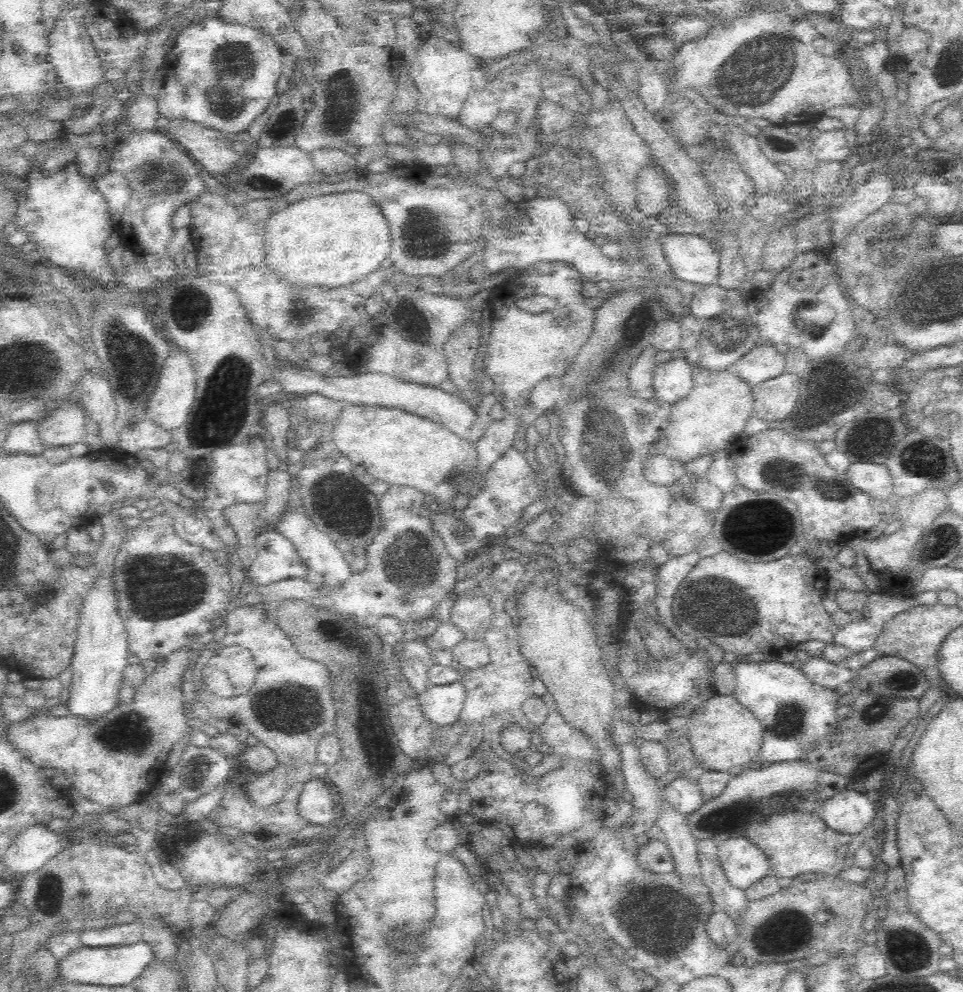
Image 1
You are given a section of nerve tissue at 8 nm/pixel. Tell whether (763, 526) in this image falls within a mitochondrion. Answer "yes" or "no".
yes

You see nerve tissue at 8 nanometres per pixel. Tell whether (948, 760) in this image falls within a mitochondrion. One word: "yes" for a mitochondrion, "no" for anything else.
no

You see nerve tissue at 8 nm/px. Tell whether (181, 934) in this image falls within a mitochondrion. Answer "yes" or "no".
no

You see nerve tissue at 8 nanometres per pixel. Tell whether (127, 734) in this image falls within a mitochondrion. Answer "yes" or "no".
yes

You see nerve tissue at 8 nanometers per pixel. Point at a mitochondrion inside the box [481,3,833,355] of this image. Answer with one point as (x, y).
(749, 68)

